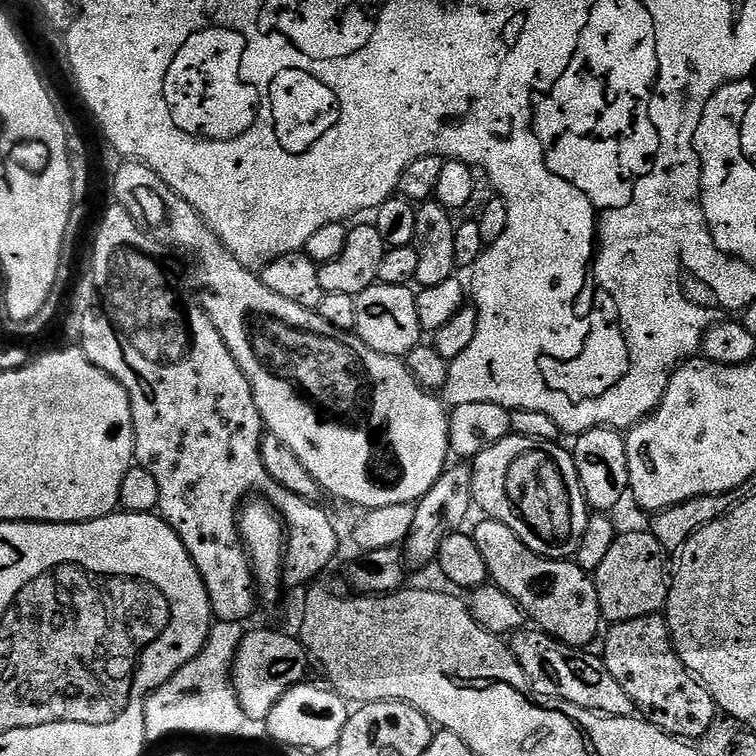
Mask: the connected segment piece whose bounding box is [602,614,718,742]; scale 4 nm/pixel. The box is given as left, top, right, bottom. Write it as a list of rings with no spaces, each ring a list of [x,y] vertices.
[[[660,614],[643,616],[612,624],[609,629],[602,636],[602,659],[606,670],[610,670],[622,690],[630,694],[637,713],[658,730],[678,740],[699,741],[717,720],[718,709],[710,690],[706,690],[706,686],[702,686],[682,658],[678,658],[667,619]]]

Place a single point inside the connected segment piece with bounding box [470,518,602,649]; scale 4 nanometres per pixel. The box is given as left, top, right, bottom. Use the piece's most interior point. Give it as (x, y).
(560, 599)

